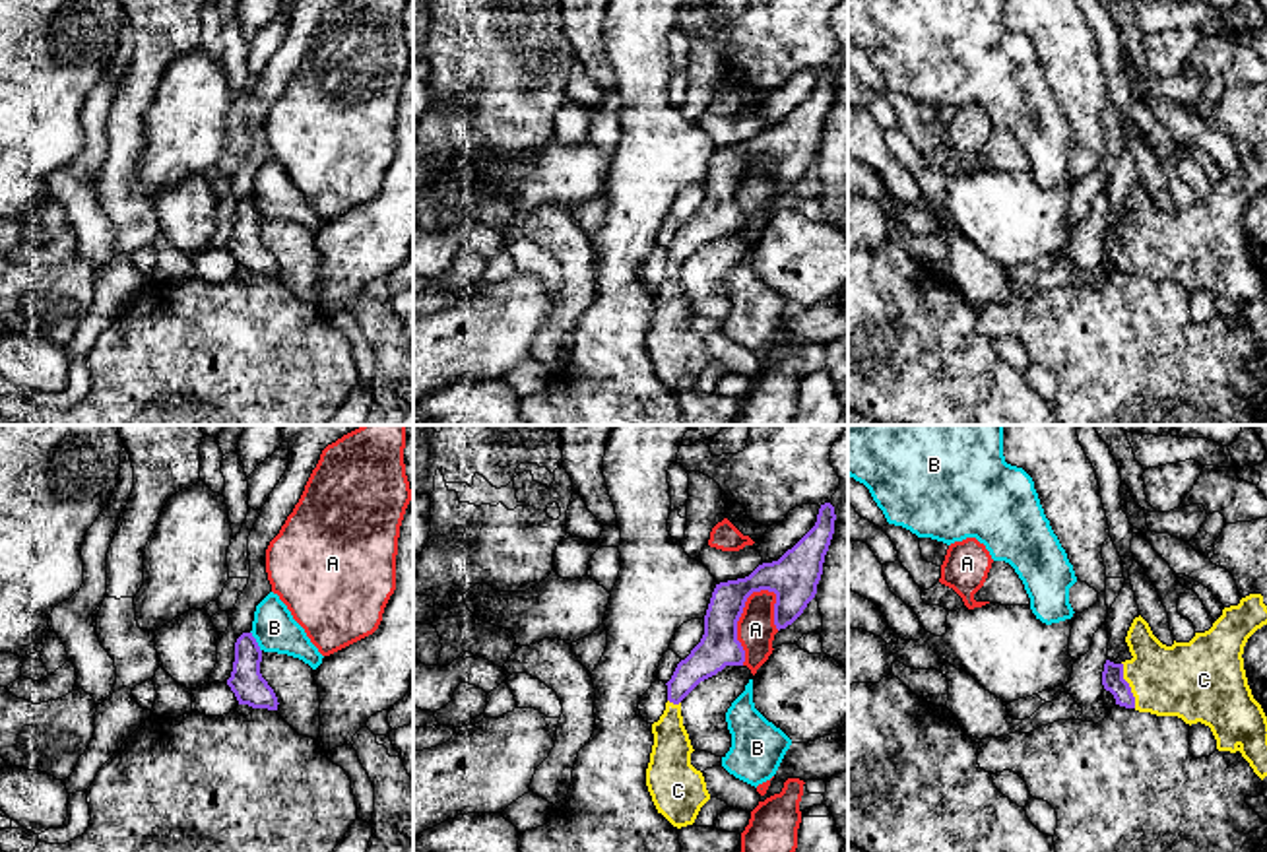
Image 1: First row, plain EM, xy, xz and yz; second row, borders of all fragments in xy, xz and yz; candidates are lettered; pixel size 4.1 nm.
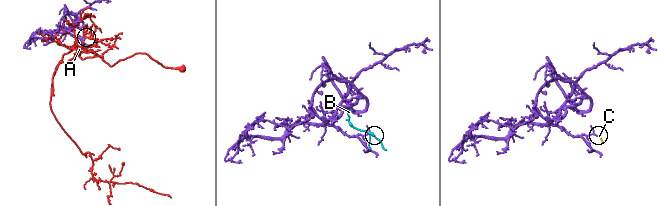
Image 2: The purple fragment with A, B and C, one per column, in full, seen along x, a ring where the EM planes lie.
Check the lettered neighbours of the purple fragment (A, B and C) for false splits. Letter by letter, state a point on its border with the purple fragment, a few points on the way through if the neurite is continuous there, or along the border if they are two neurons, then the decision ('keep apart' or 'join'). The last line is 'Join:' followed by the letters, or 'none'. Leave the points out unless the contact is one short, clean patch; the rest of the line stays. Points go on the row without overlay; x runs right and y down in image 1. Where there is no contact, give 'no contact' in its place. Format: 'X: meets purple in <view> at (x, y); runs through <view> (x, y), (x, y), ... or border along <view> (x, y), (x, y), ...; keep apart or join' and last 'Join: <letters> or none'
A: meets purple in xz at (738, 185); keep apart
B: meets purple in xy at (255, 206); keep apart
C: meets purple in yz at (1128, 251); runs through yz (1112, 243), (1128, 251), (1155, 245), (1188, 245); join
Join: C

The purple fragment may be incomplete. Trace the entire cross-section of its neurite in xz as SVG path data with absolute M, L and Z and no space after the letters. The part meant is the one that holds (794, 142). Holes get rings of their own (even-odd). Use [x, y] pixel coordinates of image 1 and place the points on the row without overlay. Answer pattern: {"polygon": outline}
{"polygon": "M821 70L815 91L778 126L759 130L745 144L716 149L704 180L704 200L666 248L666 276L652 289L654 311L646 351L658 378L673 392L693 390L700 373L710 365L702 338L691 330L695 314L683 291L681 266L726 231L743 231L745 215L737 206L737 186L753 157L776 159L774 190L778 196L803 179L817 159L834 85L834 72Z"}

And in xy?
{"polygon": "M243 198L235 208L235 227L227 250L239 270L277 276L277 262L260 239L262 215L252 198Z"}

